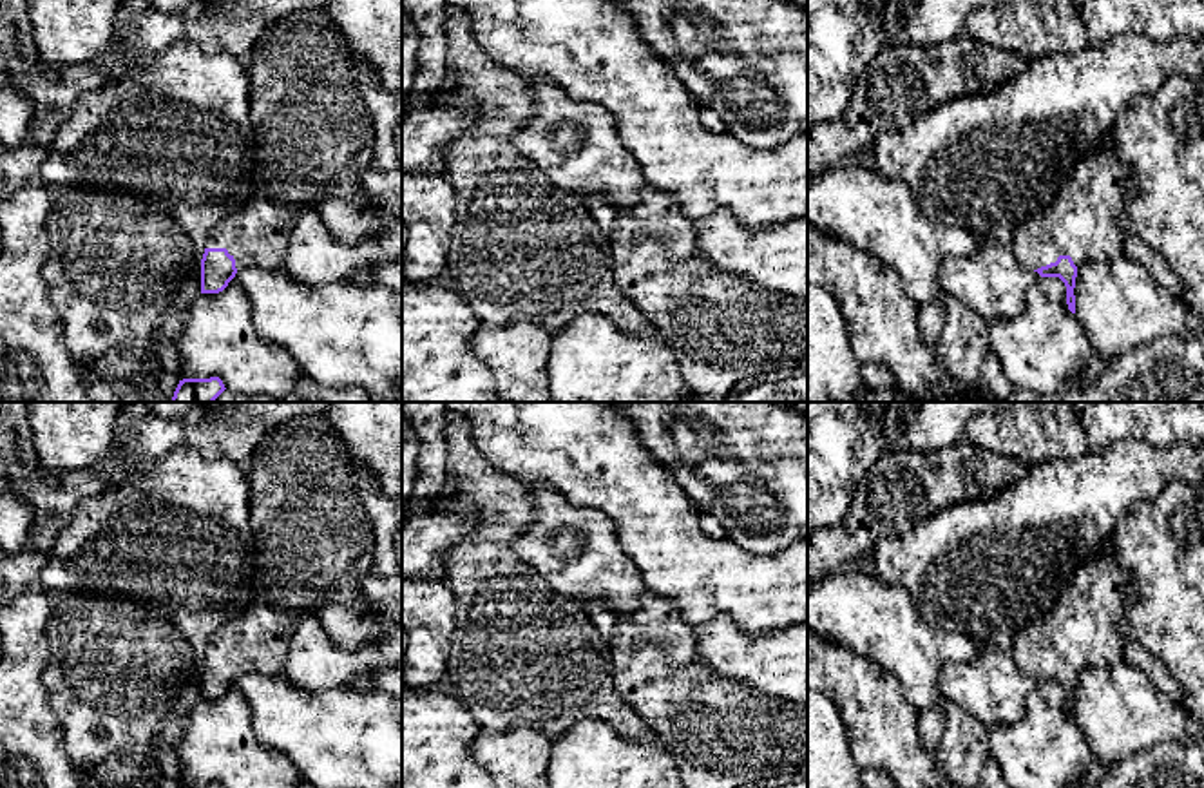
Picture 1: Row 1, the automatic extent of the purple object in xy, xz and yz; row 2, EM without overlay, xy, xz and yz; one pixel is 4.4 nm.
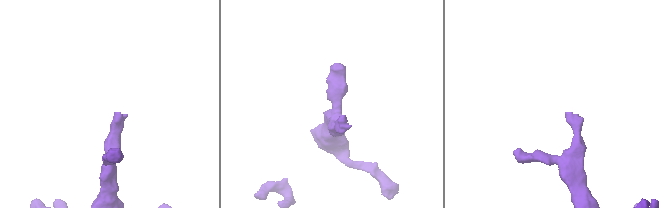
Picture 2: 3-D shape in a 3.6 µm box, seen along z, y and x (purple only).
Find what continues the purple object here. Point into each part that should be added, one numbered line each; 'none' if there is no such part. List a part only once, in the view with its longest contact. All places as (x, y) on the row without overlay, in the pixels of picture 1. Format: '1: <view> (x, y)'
1: yz (1087, 625)

